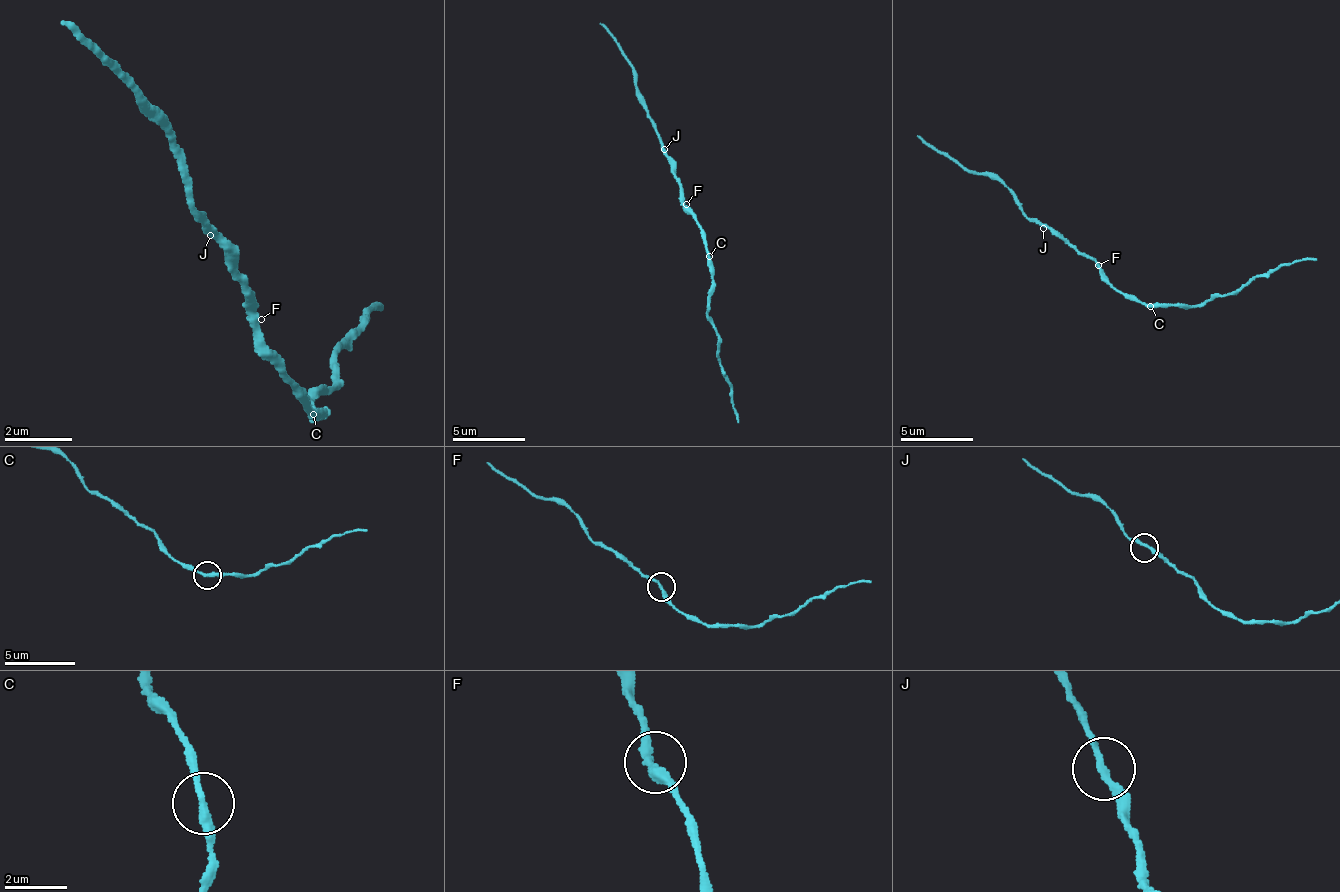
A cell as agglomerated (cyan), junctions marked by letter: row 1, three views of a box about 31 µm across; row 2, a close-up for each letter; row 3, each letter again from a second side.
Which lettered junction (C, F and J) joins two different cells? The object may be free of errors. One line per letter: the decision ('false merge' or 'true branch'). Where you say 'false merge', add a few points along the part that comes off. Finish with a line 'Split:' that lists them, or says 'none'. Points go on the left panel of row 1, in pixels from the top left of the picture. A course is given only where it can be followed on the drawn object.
C: false merge; course (311, 412), (311, 404), (378, 303)
F: true branch
J: true branch
Split: C

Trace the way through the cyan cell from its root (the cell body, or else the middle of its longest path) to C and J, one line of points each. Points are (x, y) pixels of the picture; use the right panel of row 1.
C: (1102, 272), (1124, 294), (1135, 294), (1149, 305)
J: (1102, 272), (1087, 257), (1076, 254), (1062, 239), (1043, 228)

